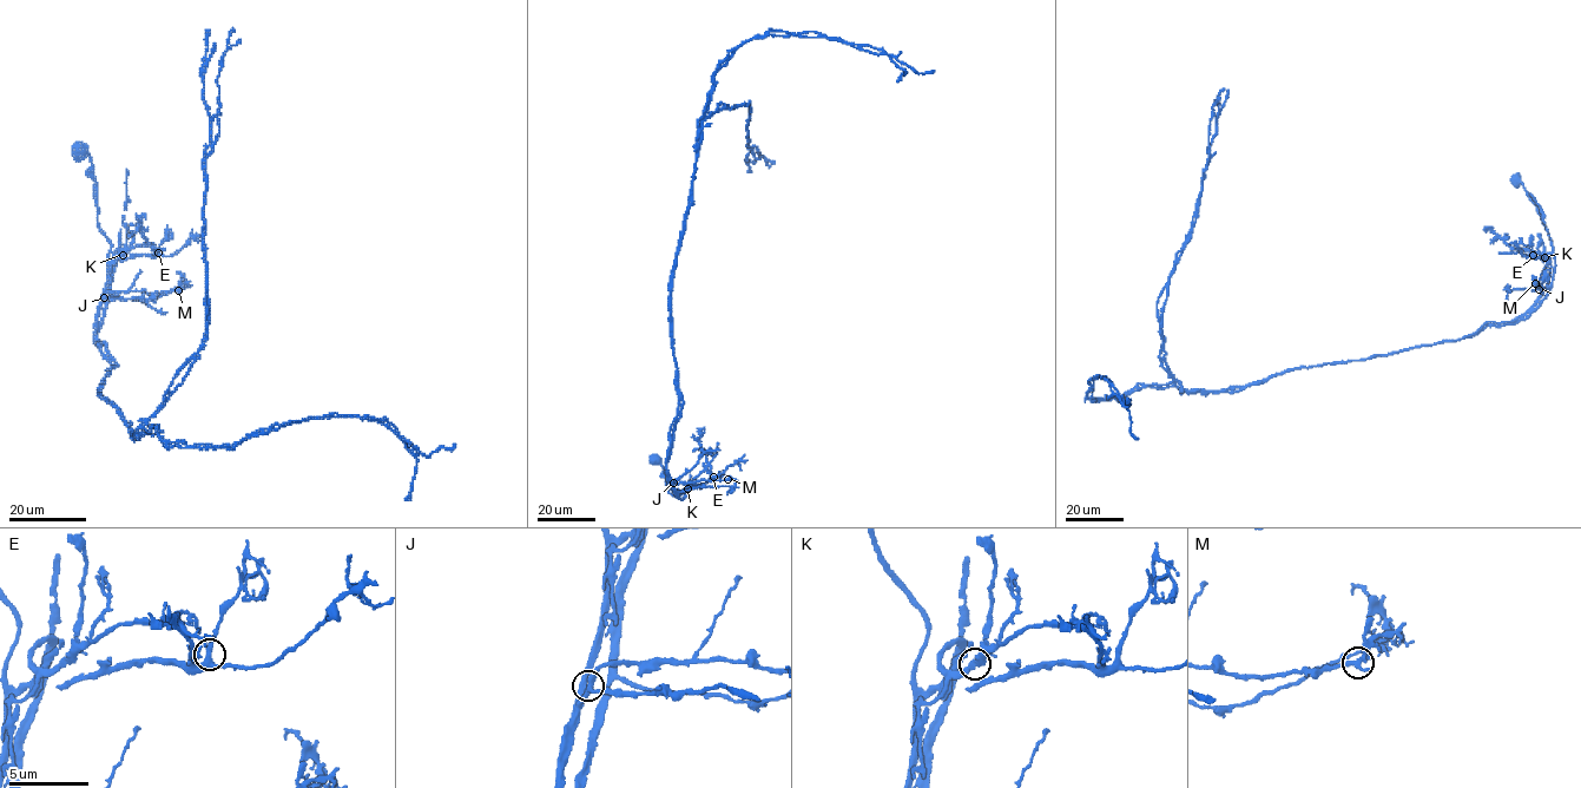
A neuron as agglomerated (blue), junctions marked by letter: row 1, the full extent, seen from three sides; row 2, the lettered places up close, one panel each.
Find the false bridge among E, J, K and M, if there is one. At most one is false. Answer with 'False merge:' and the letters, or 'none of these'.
False merge: K

